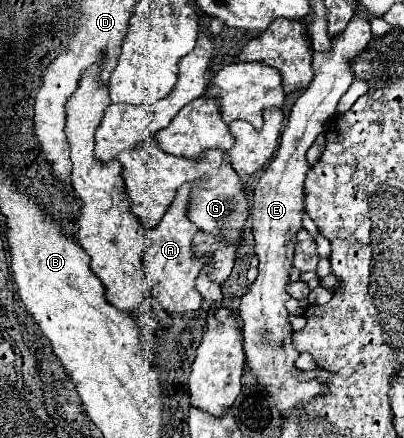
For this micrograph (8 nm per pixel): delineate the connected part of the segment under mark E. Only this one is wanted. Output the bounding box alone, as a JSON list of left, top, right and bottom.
[240,19,372,415]

